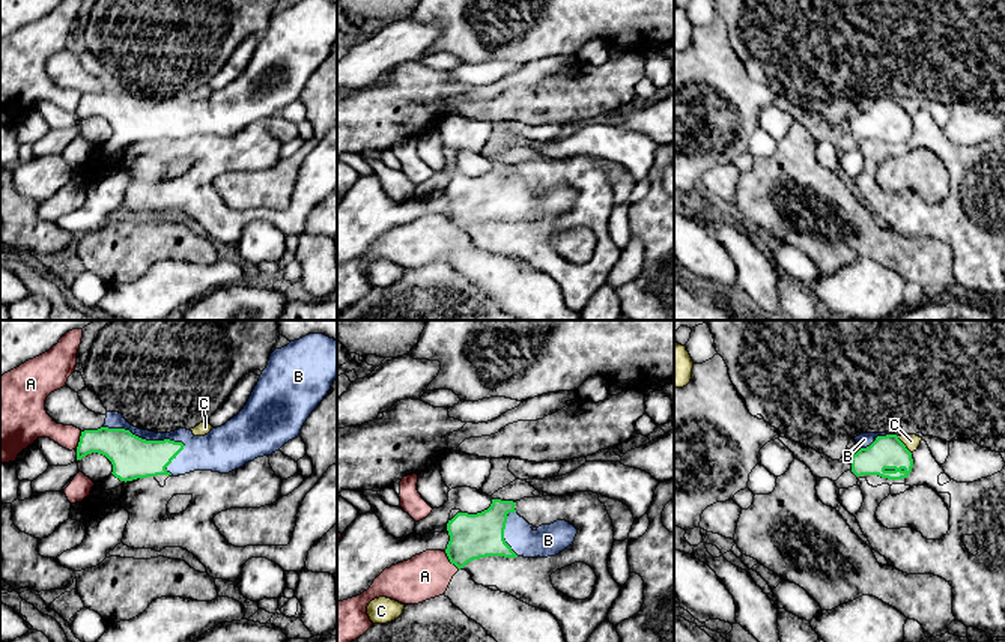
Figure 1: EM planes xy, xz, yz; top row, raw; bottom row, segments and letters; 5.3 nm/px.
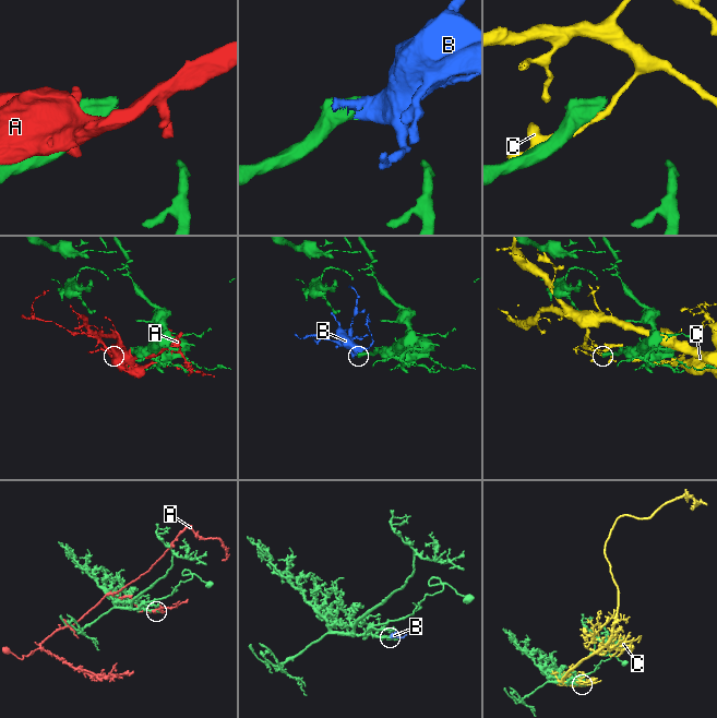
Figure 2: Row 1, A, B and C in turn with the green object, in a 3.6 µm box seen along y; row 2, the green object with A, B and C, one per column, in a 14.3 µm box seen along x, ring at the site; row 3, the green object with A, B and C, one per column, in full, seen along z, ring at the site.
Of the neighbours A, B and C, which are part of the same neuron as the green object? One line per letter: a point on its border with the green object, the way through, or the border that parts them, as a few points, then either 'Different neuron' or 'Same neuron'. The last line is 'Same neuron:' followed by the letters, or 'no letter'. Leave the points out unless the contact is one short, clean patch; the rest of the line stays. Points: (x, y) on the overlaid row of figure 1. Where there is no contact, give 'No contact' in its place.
A: Touches green at xz (450, 561). Different neuron
B: Touches green at xy (145, 439). Same neuron
C: Touches green at yz (904, 445). Different neuron
Same neuron: B

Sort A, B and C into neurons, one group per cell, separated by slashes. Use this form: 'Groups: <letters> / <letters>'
Groups: A / B / C

